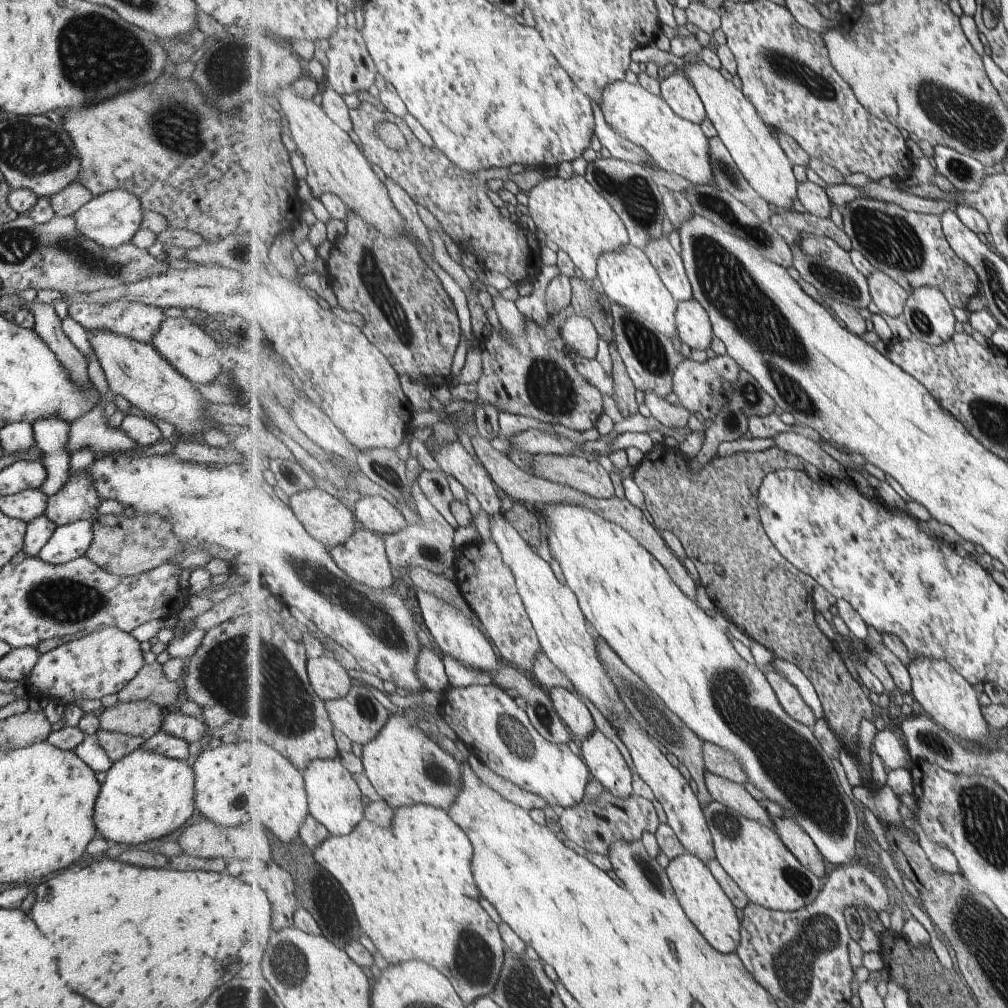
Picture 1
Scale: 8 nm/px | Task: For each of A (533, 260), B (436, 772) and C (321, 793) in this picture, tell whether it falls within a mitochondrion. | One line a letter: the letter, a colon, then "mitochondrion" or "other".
A: other
B: mitochondrion
C: other

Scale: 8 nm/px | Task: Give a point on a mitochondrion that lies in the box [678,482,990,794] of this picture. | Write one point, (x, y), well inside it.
(932, 741)

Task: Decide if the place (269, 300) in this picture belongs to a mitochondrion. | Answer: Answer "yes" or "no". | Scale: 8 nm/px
no

